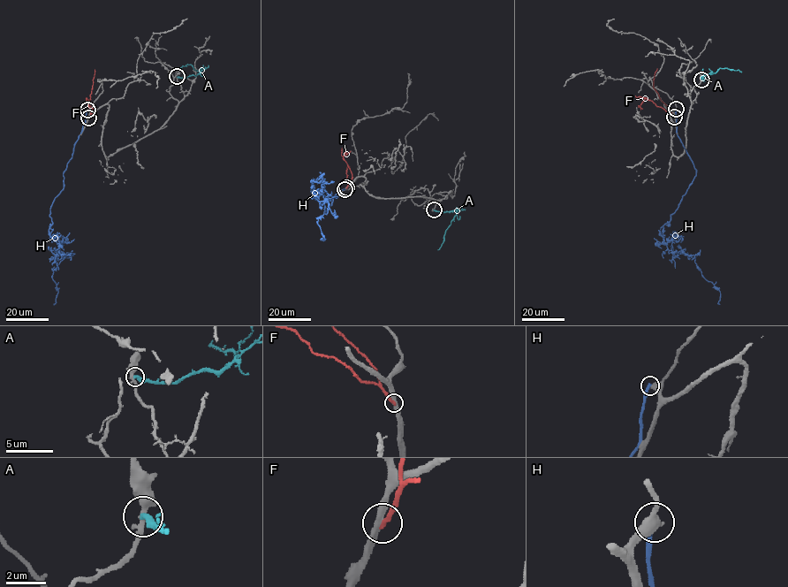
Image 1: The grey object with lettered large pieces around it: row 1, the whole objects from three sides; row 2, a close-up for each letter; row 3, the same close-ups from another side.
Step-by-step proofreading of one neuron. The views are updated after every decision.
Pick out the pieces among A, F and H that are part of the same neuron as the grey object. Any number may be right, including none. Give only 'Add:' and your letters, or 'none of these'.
Add: none of these

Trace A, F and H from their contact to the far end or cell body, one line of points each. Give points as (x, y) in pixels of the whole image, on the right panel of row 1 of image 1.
A: (701, 80), (704, 80), (704, 76), (715, 73), (720, 68), (741, 72)
F: (674, 117), (653, 87), (657, 68)
H: (676, 109), (677, 134), (696, 172), (663, 226), (663, 243), (695, 259), (701, 274), (718, 290), (719, 304)

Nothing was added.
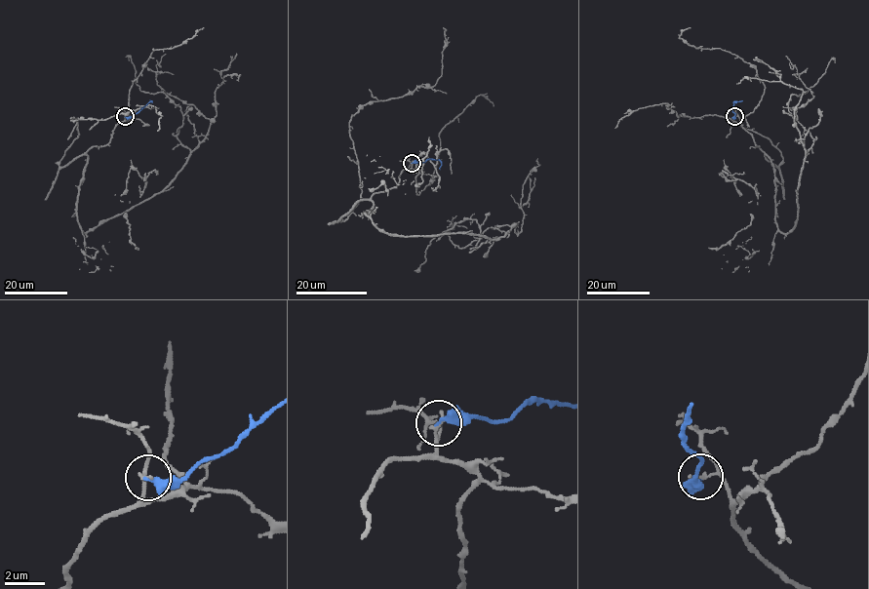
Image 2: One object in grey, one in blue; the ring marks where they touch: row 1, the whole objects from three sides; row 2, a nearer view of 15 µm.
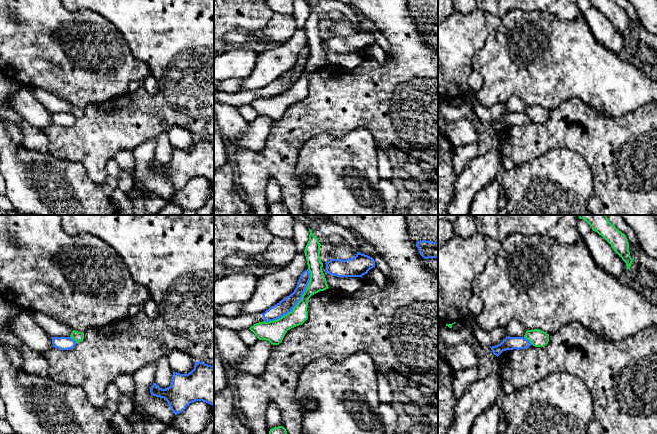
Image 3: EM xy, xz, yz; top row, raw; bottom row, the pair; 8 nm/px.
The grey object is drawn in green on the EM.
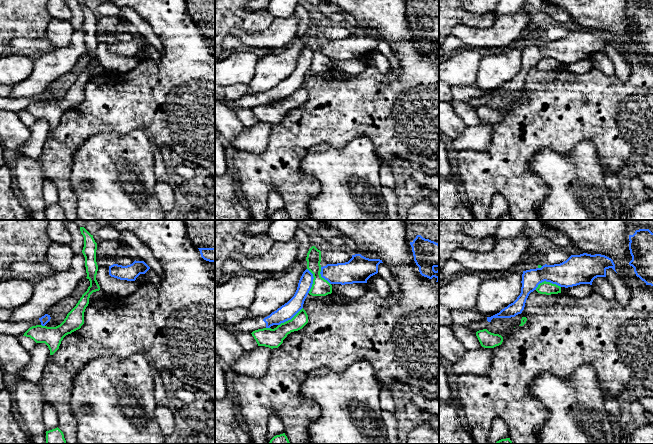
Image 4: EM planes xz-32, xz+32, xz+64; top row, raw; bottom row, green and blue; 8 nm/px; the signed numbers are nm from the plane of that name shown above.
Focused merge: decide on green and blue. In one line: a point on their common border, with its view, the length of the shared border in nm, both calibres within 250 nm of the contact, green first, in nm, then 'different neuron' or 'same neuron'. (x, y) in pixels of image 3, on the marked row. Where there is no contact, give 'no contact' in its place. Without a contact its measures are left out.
contact xz (297, 303); length 550 nm; calibres 140 and 120 nm; different neuron

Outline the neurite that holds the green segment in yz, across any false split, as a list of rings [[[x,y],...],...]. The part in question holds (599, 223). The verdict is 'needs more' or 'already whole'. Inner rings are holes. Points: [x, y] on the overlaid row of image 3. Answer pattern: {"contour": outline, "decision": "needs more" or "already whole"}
{"contour": [[[578,215],[578,217],[585,220],[593,231],[601,235],[626,263],[627,269],[630,269],[634,260],[630,256],[626,235],[611,224],[606,215]]], "decision": "already whole"}

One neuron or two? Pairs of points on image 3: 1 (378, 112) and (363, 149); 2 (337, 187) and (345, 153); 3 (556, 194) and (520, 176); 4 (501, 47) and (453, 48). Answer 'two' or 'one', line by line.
1: two
2: one
3: one
4: two

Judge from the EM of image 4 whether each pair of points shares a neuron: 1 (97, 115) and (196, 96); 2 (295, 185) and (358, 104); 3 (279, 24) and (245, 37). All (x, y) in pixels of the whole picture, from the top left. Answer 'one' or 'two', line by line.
1: one
2: one
3: one

